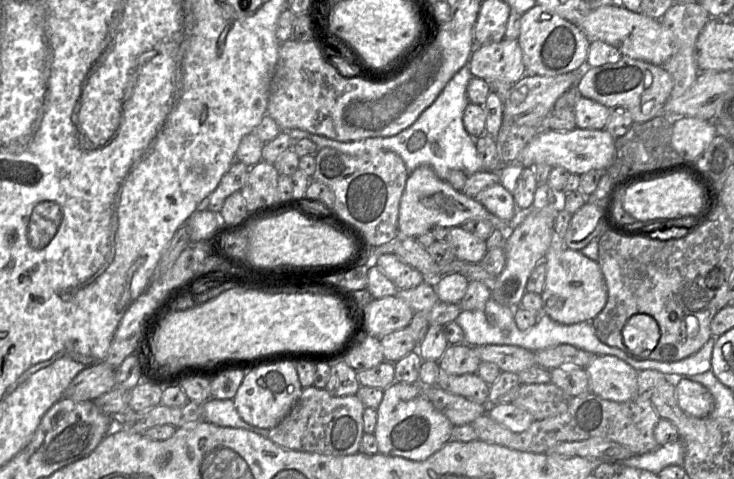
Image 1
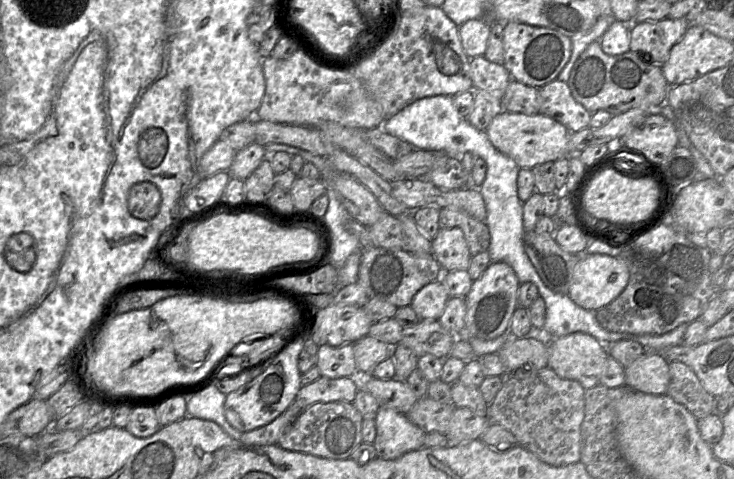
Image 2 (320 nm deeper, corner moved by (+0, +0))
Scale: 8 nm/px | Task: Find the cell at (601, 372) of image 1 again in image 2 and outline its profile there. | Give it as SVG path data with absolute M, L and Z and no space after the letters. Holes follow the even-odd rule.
M576 332L552 338L548 349L548 367L559 377L577 381L585 390L600 384L609 358L603 343Z

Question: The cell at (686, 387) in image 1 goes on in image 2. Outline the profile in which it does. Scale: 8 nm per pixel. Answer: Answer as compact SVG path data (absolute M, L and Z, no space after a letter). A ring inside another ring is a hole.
M646 351L624 369L625 385L642 393L664 395L670 383L669 362L658 352Z

